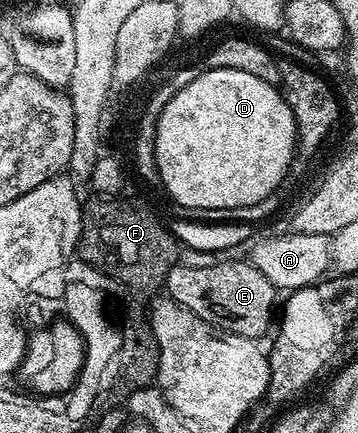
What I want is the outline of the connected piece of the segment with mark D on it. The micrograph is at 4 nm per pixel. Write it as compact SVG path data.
M218 68L217 70L202 72L197 78L193 78L193 82L189 82L181 90L177 90L177 94L169 99L157 122L156 166L160 174L159 184L172 196L173 199L171 200L181 207L201 207L204 210L233 210L234 207L252 206L253 203L269 197L269 194L280 191L281 185L279 183L282 182L283 175L289 172L296 155L295 119L293 118L293 110L289 110L282 91L274 84L261 82L261 78L256 78L254 74L245 74L245 70Z

